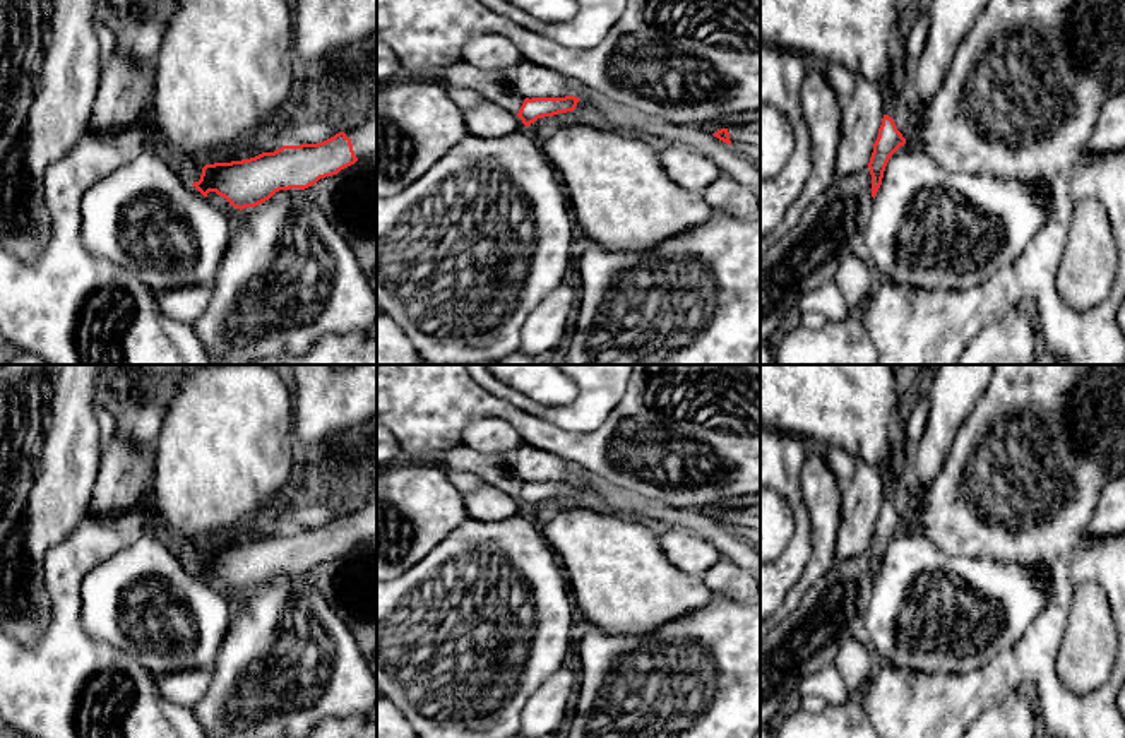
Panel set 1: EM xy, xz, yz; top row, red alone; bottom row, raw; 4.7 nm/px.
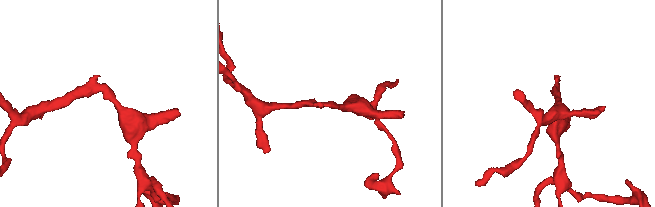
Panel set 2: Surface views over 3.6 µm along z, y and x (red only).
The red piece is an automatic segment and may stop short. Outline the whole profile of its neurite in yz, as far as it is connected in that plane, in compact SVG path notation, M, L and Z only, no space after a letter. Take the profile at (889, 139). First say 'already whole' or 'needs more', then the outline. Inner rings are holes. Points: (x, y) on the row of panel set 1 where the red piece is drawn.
already whole; M884 115L882 125L878 128L878 137L873 144L873 152L868 163L870 175L872 175L873 199L882 185L884 171L890 156L904 144L906 144L906 139L897 130L894 120L889 115Z

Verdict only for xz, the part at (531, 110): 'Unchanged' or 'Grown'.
Unchanged

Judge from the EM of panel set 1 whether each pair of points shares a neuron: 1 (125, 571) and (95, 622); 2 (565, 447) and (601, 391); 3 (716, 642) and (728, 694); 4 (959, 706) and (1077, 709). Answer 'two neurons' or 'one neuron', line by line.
1: one neuron
2: two neurons
3: one neuron
4: one neuron

